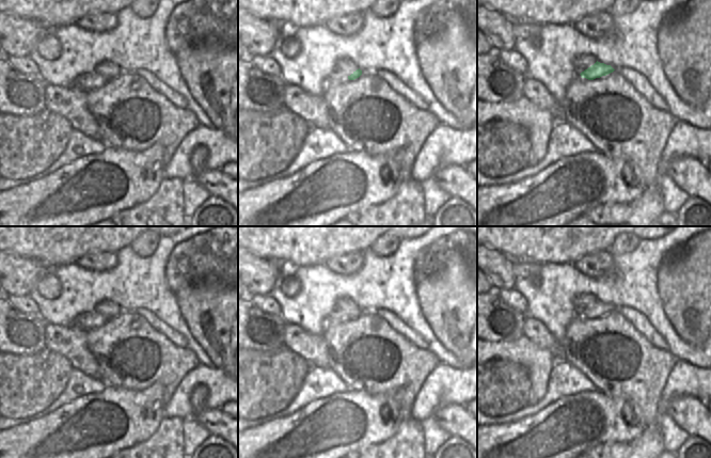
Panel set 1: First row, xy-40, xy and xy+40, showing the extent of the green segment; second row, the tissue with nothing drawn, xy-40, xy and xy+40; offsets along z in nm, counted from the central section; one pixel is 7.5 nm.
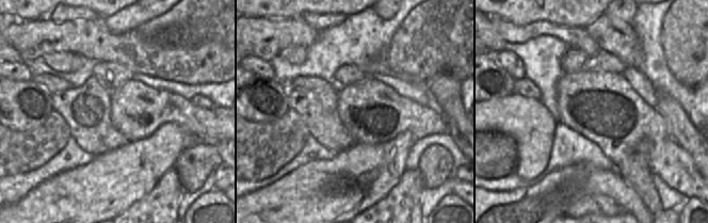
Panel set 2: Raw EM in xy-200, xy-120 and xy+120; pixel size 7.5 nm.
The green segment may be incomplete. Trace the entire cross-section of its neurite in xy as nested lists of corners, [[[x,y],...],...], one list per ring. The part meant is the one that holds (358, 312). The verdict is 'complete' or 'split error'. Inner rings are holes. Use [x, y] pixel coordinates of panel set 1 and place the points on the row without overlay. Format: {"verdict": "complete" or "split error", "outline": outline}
{"verdict": "split error", "outline": [[[359,307],[353,311],[350,315],[346,315],[344,313],[339,313],[337,311],[333,311],[330,313],[326,319],[323,320],[323,329],[331,328],[333,326],[337,326],[339,323],[344,323],[349,319],[354,319],[362,314],[362,310]]]}

